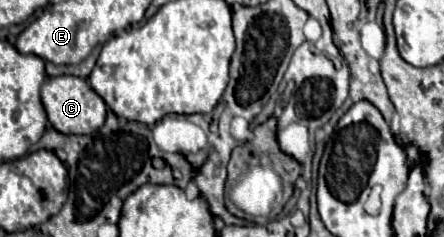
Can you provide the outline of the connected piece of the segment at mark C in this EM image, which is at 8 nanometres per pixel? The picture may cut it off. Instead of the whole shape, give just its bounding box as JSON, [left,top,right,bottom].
[41,76,107,134]

